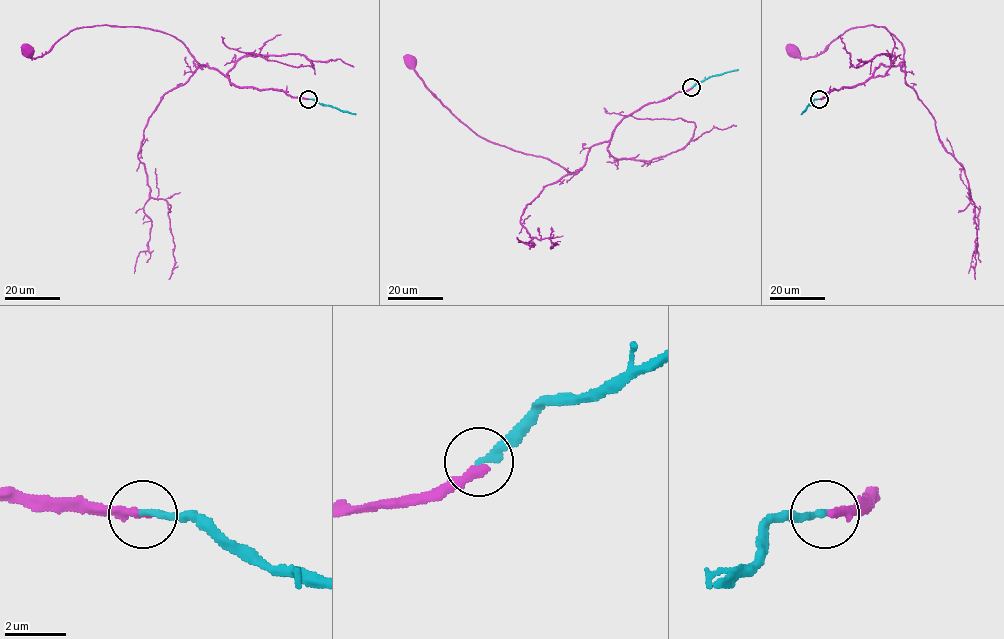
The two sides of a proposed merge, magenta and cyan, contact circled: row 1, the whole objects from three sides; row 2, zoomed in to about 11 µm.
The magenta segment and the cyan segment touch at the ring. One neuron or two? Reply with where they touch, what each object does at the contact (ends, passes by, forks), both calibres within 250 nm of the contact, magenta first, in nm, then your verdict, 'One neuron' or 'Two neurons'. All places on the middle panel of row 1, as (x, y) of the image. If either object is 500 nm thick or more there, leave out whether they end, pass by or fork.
Place: (691, 87). At the ring magenta ends. At the ring cyan ends. Thickness 320 nm (magenta) against 240 nm. One neuron

